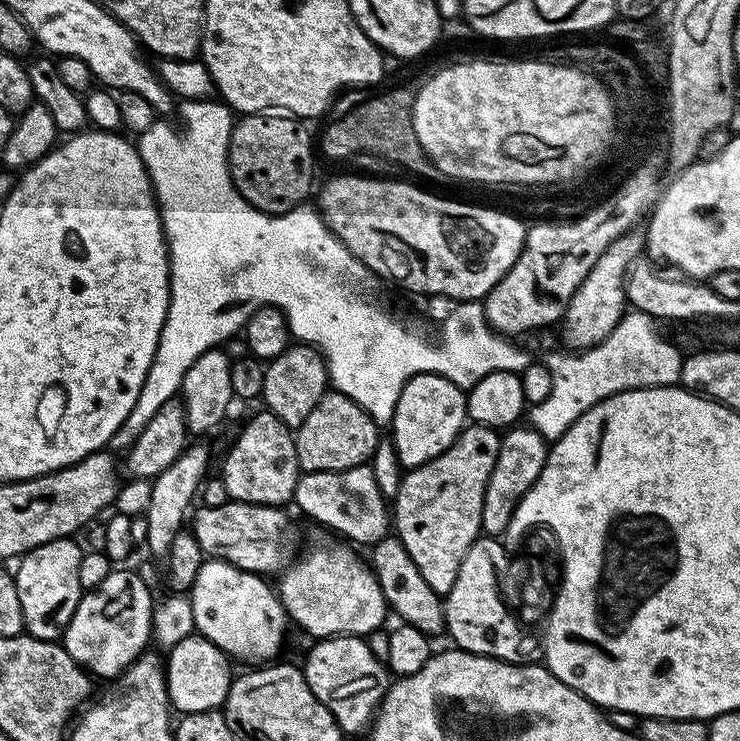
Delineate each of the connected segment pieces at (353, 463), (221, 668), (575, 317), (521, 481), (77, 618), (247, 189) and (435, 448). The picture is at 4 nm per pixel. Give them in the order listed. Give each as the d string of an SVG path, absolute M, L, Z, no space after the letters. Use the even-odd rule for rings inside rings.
M329 390L306 414L306 422L295 429L296 453L301 473L305 472L349 472L351 468L367 465L375 454L378 441L378 425L371 420L366 410L348 396Z
M193 634L182 638L166 656L166 679L168 698L177 713L211 712L219 709L228 697L228 691L234 679L230 658L221 648L214 646L204 636Z
M633 230L622 234L590 266L586 278L582 278L582 286L574 290L574 298L570 298L568 308L564 311L562 325L564 324L564 340L569 349L583 350L600 344L616 329L619 320L626 311L626 297L624 295L624 283L628 277L628 269L641 259L646 248L646 236L643 231Z
M512 426L501 435L498 458L494 462L494 470L488 483L483 485L484 501L482 502L482 522L480 527L483 535L503 537L510 526L510 518L514 518L514 510L518 502L534 486L534 482L542 474L544 464L548 461L550 451L549 441L532 426L520 428Z
M114 570L106 582L81 595L74 618L64 629L64 648L93 677L115 678L149 647L153 607L152 592L138 573Z
M244 114L232 125L228 172L242 198L259 212L279 216L303 205L312 188L314 136L288 114Z
M433 372L409 378L400 391L390 425L390 439L396 447L401 469L417 468L437 460L464 431L467 420L468 397L465 389L454 386L454 382Z

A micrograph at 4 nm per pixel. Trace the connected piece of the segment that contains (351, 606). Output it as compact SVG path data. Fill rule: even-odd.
M344 542L336 543L340 544L332 544L329 548L312 548L301 560L293 559L279 577L278 595L288 611L289 621L295 627L297 624L305 628L312 638L342 635L367 637L369 632L379 632L385 627L384 619L390 616L390 609L376 581L376 573L365 561L363 564L356 557L357 549Z

